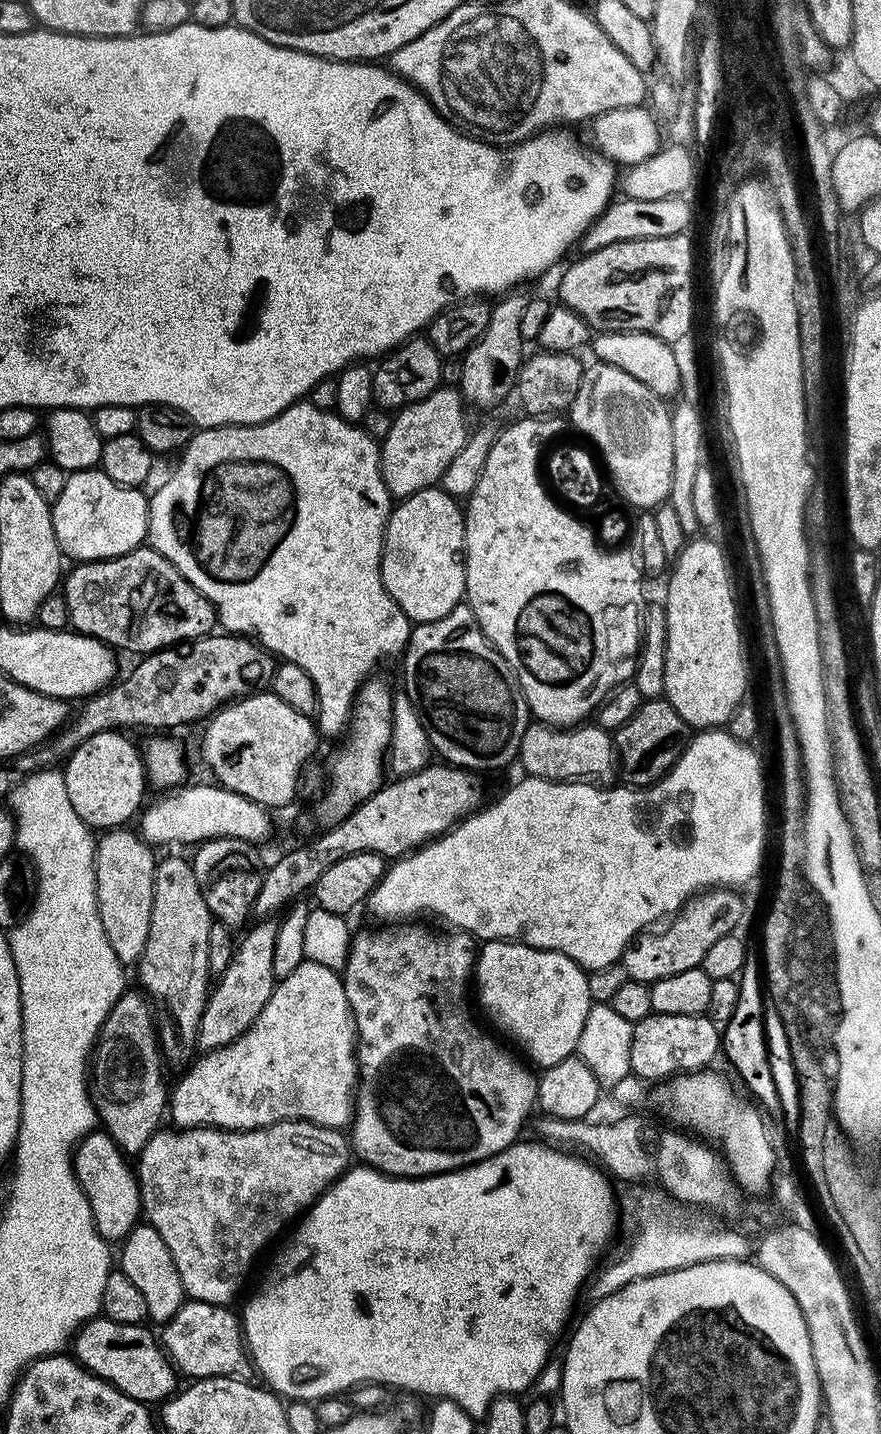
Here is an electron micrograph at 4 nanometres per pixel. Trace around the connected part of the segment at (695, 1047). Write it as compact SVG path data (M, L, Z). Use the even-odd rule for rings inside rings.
M652 1011L646 1018L635 1021L630 1038L632 1075L645 1082L667 1082L685 1072L707 1069L715 1056L722 1052L722 1032L707 1014L658 1014Z

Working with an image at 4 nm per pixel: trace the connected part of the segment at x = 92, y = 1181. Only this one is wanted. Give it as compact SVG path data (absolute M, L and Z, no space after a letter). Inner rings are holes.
M103 1130L89 1132L76 1145L72 1157L72 1166L76 1169L78 1182L90 1202L98 1234L109 1242L123 1241L142 1216L140 1182L133 1165L128 1163L129 1157Z

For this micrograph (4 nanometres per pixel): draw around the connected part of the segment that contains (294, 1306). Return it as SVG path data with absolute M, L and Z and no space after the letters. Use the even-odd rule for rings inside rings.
M545 1142L524 1143L511 1144L506 1151L488 1160L479 1160L455 1172L439 1172L437 1176L401 1178L387 1176L385 1172L367 1166L349 1167L308 1209L303 1217L304 1224L295 1225L292 1241L277 1254L272 1264L272 1277L249 1298L242 1311L244 1342L251 1363L260 1371L259 1379L288 1402L317 1402L339 1397L359 1385L383 1384L393 1389L405 1388L408 1392L436 1396L432 1398L440 1400L452 1400L473 1418L483 1417L492 1400L531 1389L544 1365L549 1363L548 1351L552 1343L564 1327L569 1327L572 1307L580 1291L583 1288L585 1291L597 1267L596 1259L612 1240L612 1231L616 1228L616 1196L612 1193L613 1181L591 1159L569 1154L564 1148Z

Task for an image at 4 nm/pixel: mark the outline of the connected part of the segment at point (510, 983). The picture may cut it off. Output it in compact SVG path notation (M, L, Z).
M489 940L481 948L484 949L481 952L479 949L476 956L474 992L475 995L476 992L480 995L481 1006L484 1007L485 1014L492 1019L491 1027L497 1033L505 1032L500 1034L507 1037L537 1069L549 1068L562 1062L562 1058L573 1055L578 1046L578 1038L582 1034L582 1026L586 1026L586 1014L594 1003L592 988L588 985L589 973L566 954L548 952L544 948L531 948L528 944Z

